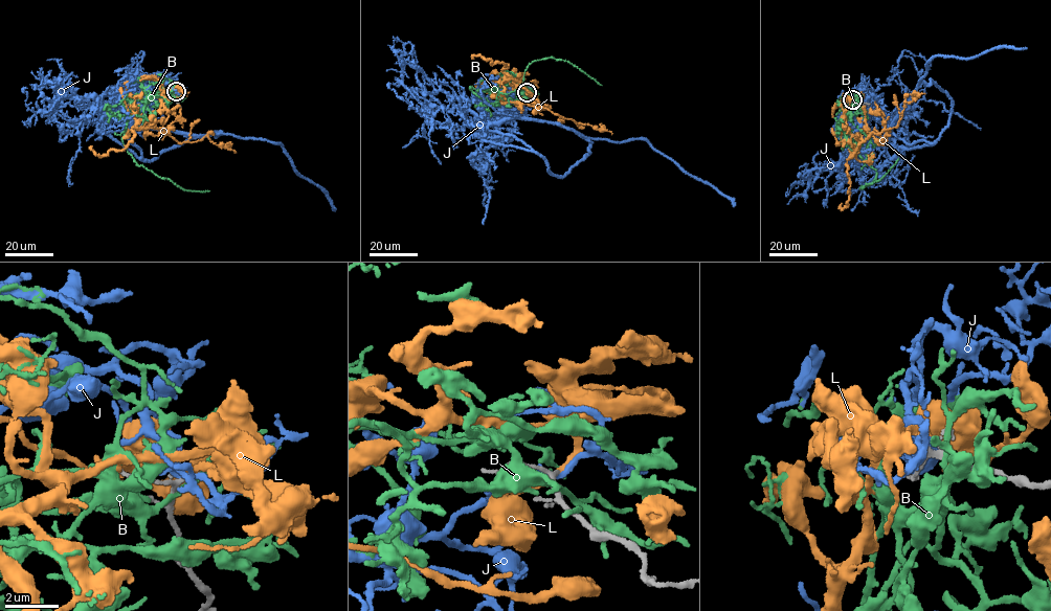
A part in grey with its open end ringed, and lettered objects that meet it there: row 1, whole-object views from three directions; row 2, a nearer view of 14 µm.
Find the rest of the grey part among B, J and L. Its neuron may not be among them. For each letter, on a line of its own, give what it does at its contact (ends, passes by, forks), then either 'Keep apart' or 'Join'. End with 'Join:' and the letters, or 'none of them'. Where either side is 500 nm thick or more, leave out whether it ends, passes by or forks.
B: It passes by. Keep apart
J: It passes by. Keep apart
L: It passes by. Keep apart
Join: none of them

